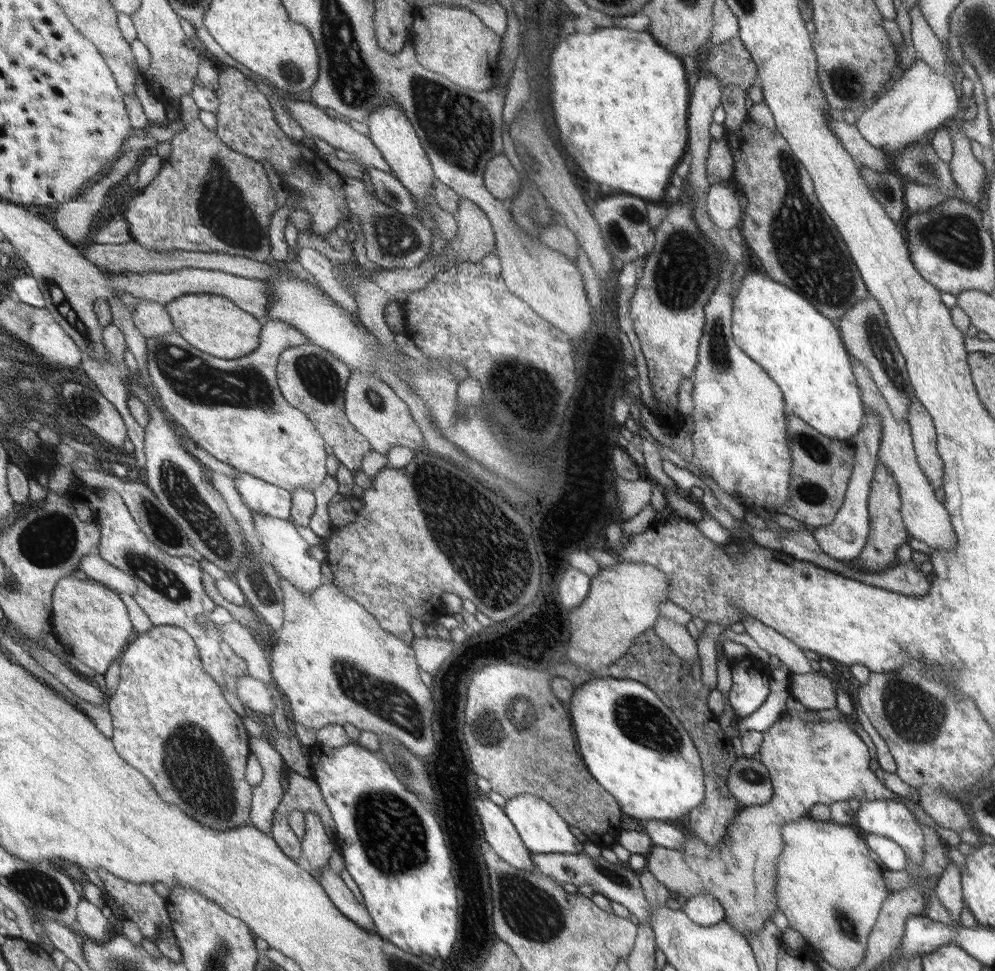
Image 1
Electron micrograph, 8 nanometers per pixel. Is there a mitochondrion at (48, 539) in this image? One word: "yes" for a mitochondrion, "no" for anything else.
yes

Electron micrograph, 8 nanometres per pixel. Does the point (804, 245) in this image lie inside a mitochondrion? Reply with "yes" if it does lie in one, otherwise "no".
yes

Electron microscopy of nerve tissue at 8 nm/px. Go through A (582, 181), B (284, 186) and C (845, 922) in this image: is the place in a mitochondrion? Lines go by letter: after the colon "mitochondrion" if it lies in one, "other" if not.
A: other
B: other
C: mitochondrion

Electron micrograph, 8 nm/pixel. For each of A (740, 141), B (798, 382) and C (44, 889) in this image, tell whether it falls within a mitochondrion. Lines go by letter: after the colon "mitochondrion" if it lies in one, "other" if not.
A: other
B: other
C: mitochondrion

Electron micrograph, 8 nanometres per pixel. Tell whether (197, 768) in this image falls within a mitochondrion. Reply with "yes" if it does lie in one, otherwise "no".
yes

